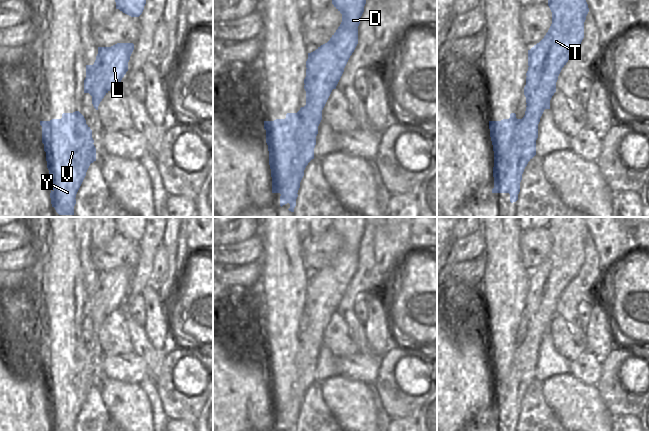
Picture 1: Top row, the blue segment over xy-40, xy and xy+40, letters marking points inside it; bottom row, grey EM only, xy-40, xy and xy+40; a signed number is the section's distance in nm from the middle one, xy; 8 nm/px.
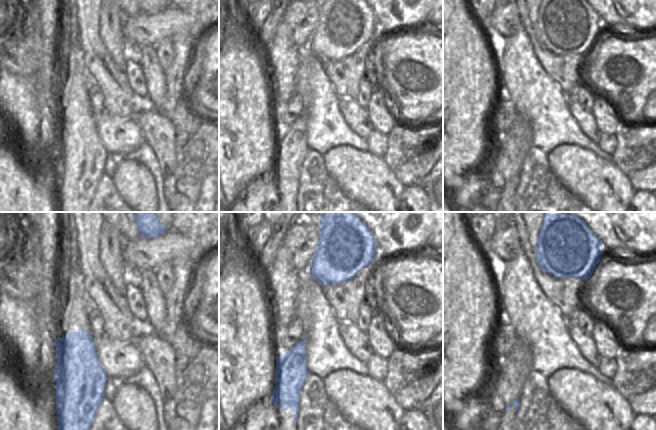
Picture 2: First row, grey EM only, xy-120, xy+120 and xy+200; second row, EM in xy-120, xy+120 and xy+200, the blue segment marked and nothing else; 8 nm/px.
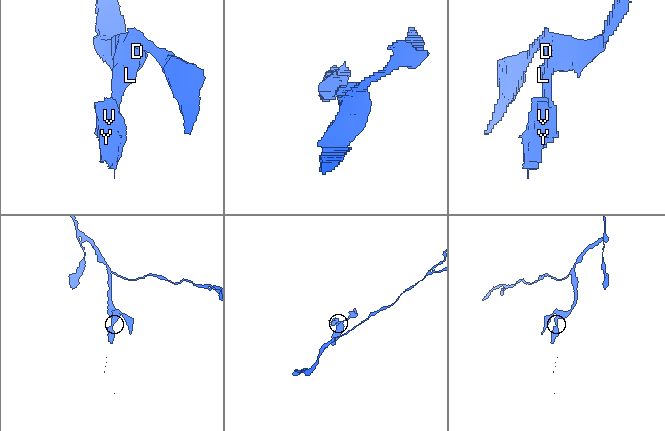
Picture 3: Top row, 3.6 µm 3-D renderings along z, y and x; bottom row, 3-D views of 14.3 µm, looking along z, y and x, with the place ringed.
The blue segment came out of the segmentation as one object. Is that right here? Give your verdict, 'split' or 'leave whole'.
split

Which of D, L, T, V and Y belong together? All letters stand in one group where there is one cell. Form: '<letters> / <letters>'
D L T Y / V

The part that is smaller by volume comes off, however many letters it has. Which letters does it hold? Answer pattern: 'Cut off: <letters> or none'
Cut off: V

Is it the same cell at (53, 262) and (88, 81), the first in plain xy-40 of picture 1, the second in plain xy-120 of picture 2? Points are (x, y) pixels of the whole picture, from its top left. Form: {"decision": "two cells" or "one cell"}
{"decision": "one cell"}

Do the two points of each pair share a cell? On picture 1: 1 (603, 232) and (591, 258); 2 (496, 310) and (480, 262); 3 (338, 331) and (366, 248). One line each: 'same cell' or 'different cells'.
1: different cells
2: different cells
3: different cells

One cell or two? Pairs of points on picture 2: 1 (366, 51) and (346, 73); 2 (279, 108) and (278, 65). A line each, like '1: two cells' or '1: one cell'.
1: one cell
2: one cell

